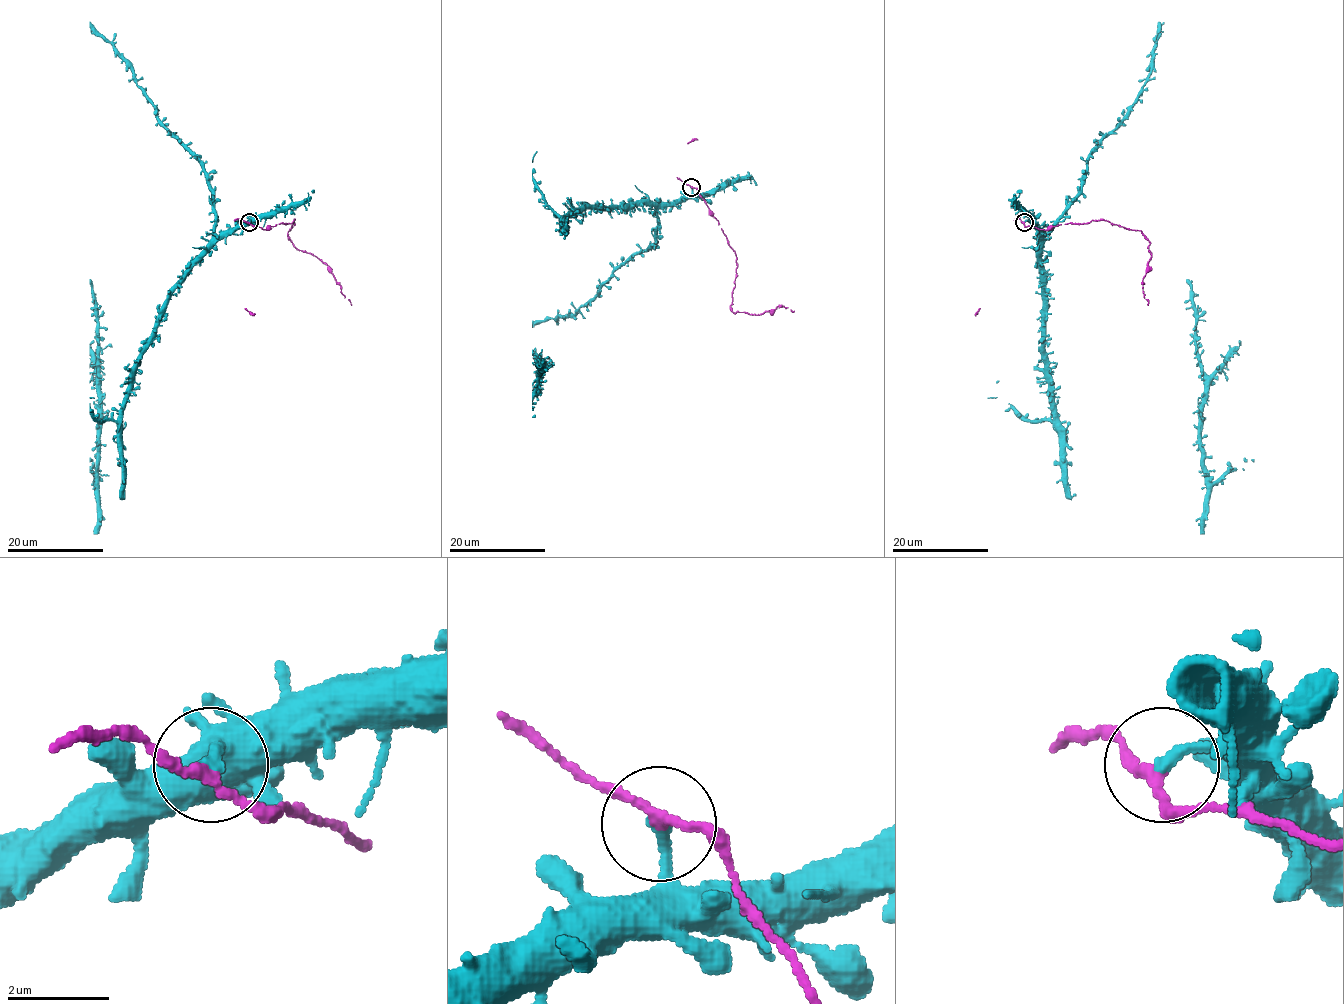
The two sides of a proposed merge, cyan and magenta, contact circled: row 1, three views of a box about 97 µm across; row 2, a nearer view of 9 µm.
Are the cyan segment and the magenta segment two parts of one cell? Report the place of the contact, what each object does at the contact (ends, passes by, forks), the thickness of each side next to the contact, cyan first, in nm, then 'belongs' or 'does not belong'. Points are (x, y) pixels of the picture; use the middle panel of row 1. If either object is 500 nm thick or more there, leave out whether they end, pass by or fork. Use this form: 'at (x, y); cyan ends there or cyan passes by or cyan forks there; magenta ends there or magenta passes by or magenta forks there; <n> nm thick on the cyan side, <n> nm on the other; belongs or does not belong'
at (691, 187); cyan ends there; magenta passes by; 240 nm thick on the cyan side, 170 nm on the other; does not belong

